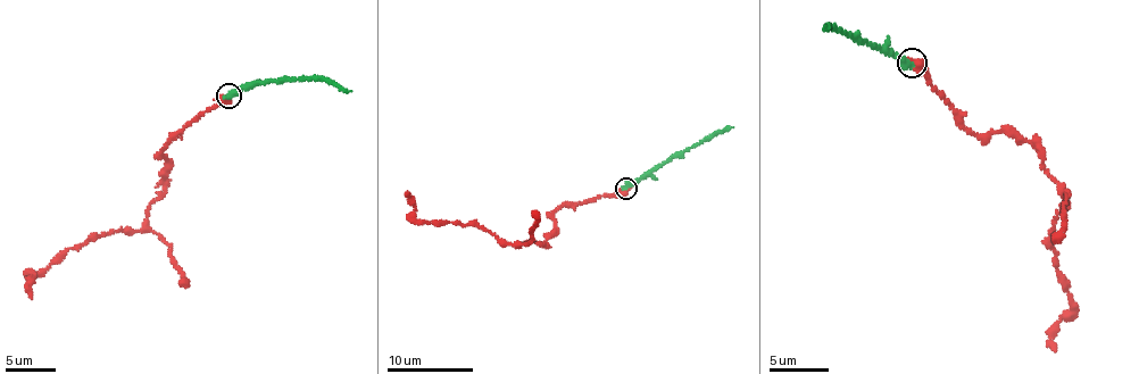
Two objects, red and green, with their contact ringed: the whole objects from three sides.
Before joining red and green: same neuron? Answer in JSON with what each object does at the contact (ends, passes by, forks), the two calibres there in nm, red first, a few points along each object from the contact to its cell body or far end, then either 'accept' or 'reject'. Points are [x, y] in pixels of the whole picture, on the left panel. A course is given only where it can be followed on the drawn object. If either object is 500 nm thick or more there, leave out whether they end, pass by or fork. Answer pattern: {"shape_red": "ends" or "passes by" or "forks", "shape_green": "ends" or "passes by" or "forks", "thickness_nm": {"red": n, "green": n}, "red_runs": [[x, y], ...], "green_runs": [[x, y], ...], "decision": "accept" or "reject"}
{"thickness_nm": {"red": 500, "green": 440}, "red_runs": [[229, 97], [174, 132], [161, 151], [165, 183], [141, 229], [65, 249], [34, 273], [32, 298]], "green_runs": [[229, 97], [254, 84], [326, 77], [351, 91]], "decision": "reject"}

